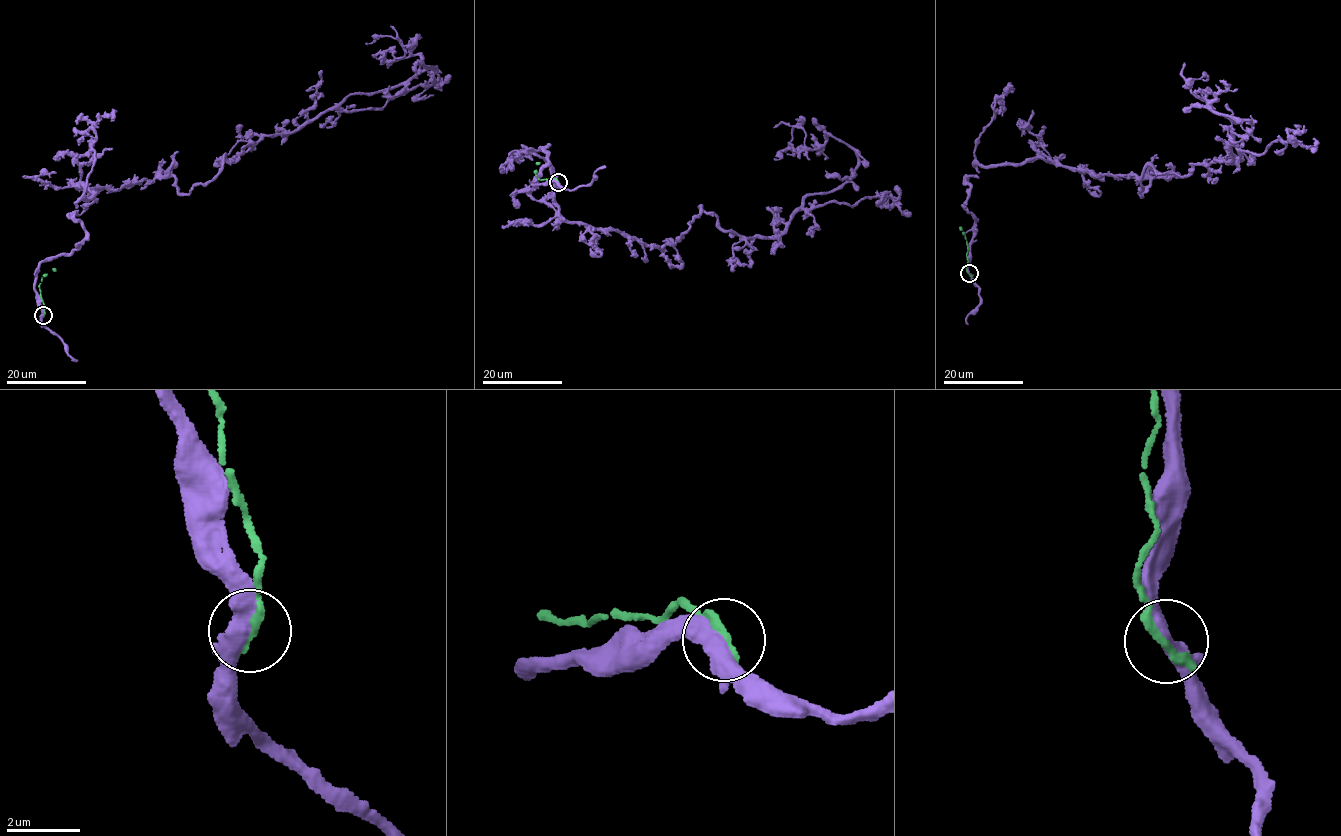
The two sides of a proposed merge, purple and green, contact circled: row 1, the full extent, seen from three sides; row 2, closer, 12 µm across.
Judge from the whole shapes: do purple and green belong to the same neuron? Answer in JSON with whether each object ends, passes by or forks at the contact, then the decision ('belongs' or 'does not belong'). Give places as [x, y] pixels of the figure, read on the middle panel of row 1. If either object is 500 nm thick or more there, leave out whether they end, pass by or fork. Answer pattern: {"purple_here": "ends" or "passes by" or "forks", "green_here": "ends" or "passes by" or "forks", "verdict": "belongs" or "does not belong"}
{"purple_here": "passes by", "green_here": "ends", "verdict": "does not belong"}

